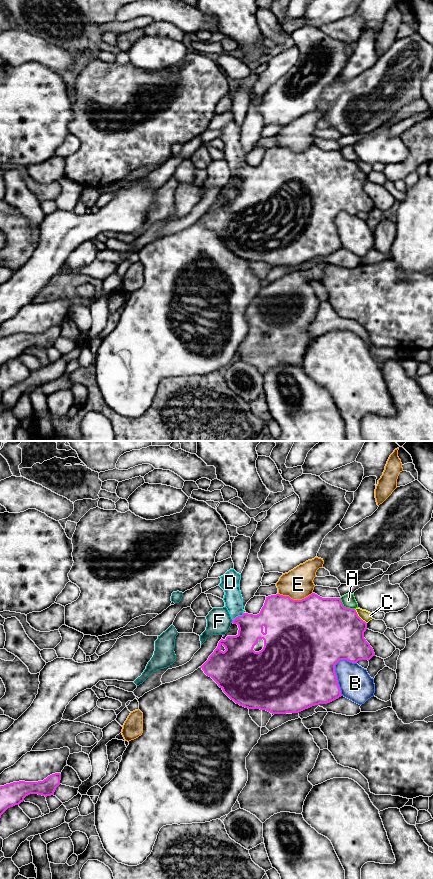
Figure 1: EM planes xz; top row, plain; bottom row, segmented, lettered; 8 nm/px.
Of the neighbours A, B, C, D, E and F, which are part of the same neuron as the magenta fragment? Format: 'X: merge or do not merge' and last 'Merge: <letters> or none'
A: do not merge
B: do not merge
C: do not merge
D: merge
E: do not merge
F: do not merge
Merge: D

